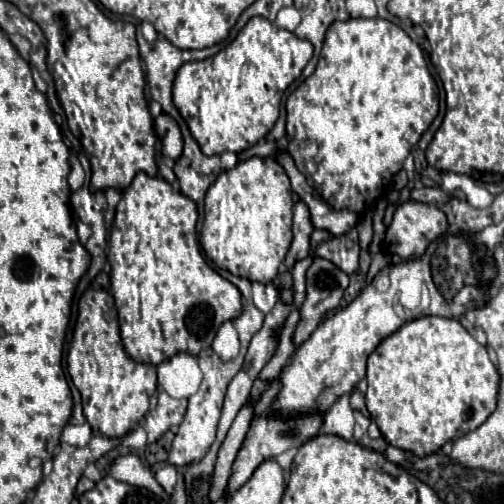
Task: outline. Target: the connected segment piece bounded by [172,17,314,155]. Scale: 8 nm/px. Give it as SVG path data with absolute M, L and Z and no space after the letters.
M252 17L246 23L246 27L238 33L238 37L212 57L212 63L210 59L184 63L176 73L172 93L176 107L180 109L184 121L188 121L190 133L198 141L202 153L204 155L220 155L224 151L240 153L258 143L258 139L266 137L266 133L278 119L282 93L294 79L300 77L302 69L312 57L312 51L314 47L310 41L304 41L294 33L276 27L272 21L264 17Z

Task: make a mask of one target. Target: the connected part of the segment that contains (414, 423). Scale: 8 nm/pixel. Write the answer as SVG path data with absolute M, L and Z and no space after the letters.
M422 315L414 321L404 323L396 333L386 337L376 347L376 351L368 357L366 381L366 407L384 439L402 451L410 451L416 457L426 457L436 453L446 441L462 437L488 419L492 409L496 409L500 375L490 361L486 347L482 347L460 325L460 321Z

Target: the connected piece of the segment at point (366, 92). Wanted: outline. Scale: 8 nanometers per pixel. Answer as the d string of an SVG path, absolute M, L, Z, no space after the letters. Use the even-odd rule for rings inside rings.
M348 19L334 21L324 39L324 47L316 65L316 71L290 93L286 101L286 135L288 153L294 157L296 167L304 173L310 187L332 207L364 213L382 197L384 187L402 169L410 149L418 143L420 135L438 115L436 81L428 71L422 49L392 21L374 19ZM304 139L318 143L318 155L310 161L302 161L298 145Z

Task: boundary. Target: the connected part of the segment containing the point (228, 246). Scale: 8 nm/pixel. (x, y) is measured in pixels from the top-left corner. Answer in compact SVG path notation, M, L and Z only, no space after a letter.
M252 157L238 163L230 171L222 171L220 177L210 185L204 205L204 225L200 231L200 245L204 255L220 269L232 275L246 277L258 283L272 283L278 273L288 247L292 243L292 191L290 181L282 165L272 157Z

